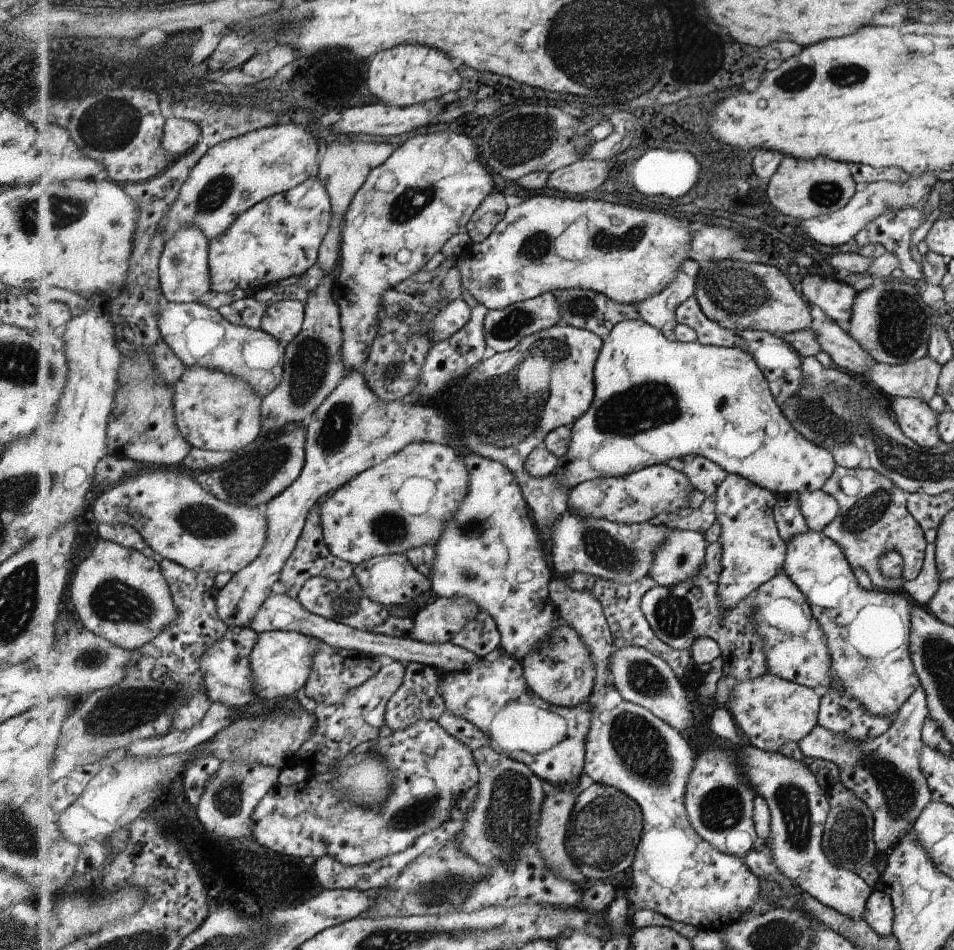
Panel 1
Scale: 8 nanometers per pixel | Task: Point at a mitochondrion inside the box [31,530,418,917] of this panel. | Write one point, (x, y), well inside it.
(137, 705)

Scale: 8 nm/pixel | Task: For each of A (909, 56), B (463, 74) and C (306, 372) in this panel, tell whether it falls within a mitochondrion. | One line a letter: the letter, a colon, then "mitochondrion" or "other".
A: mitochondrion
B: other
C: mitochondrion

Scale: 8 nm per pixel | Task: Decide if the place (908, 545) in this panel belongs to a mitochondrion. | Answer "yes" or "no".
no

